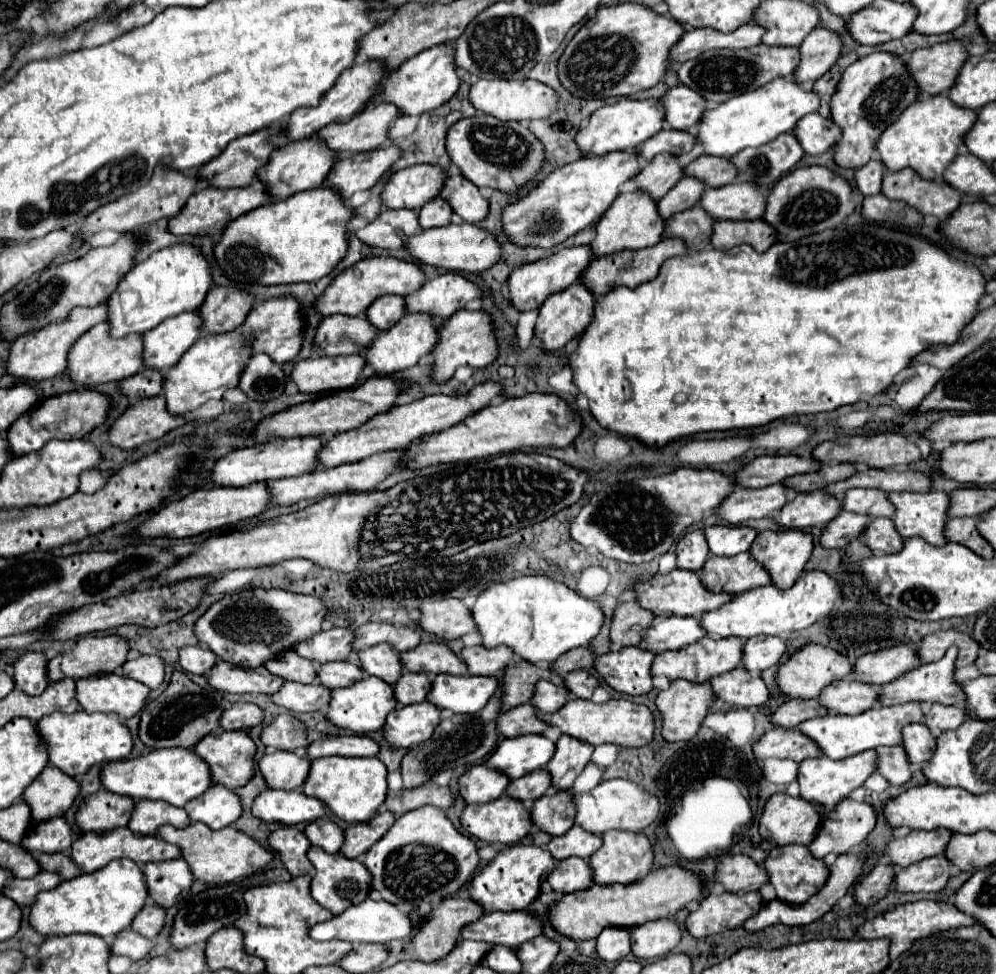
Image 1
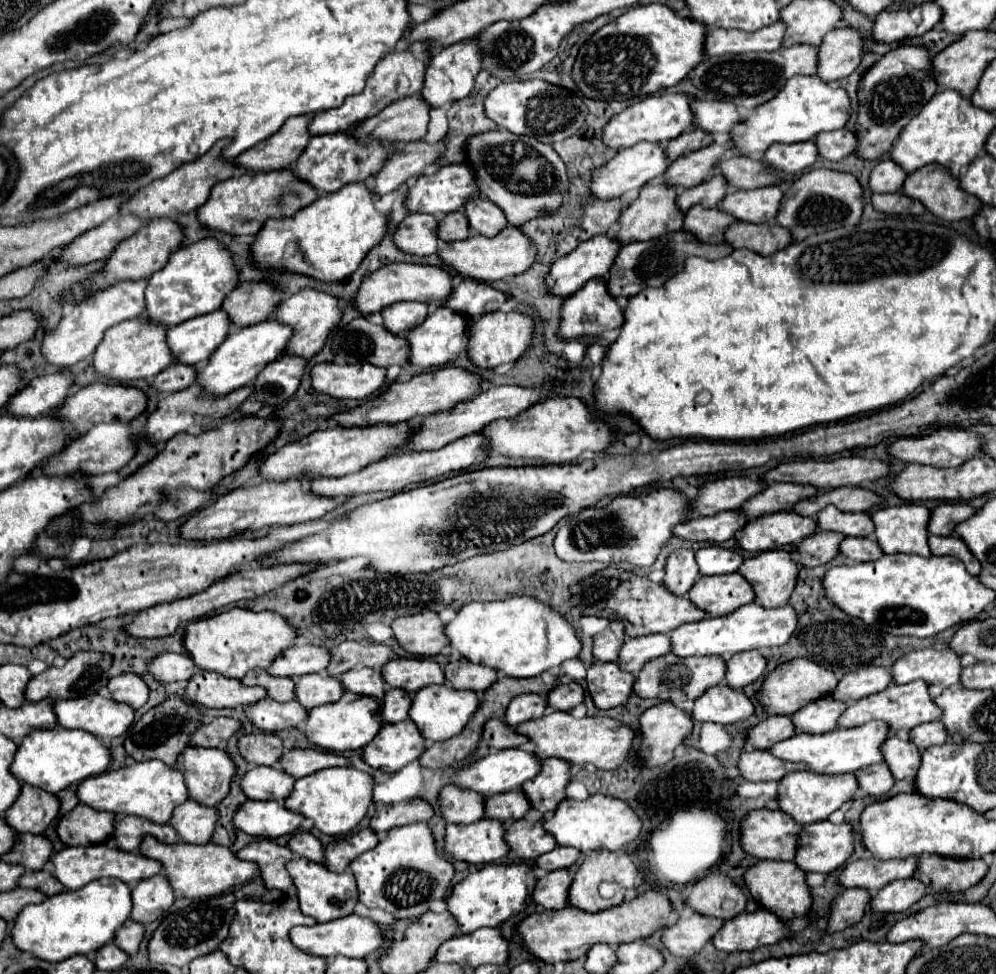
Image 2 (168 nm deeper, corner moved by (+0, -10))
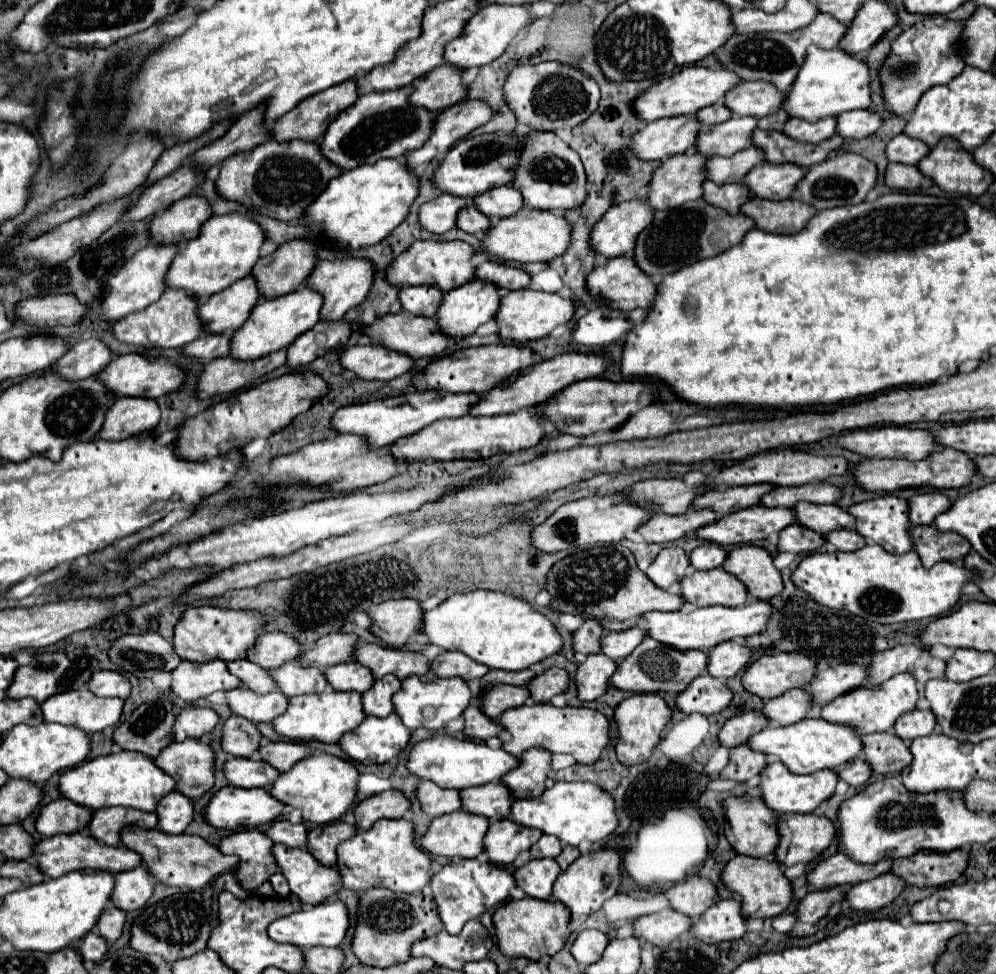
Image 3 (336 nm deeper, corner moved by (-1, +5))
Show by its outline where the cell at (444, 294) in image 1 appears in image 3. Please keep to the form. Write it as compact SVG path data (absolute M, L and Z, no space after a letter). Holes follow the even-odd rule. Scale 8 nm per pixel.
M484 262L476 268L476 278L482 280L492 280L496 282L502 290L520 290L530 286L532 276L520 268L512 268L500 262Z

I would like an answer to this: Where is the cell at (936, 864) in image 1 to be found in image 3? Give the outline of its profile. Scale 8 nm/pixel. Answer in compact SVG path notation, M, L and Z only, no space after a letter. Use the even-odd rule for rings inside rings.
M886 872L874 880L850 886L846 890L844 898L852 910L872 912L872 910L880 910L880 908L888 906L902 892L904 886L906 886L904 880Z

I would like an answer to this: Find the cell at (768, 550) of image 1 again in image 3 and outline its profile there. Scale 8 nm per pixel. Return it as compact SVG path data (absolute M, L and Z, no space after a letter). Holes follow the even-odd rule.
M736 546L724 560L724 570L736 576L756 600L770 600L782 592L780 572L772 564L772 556L758 546Z

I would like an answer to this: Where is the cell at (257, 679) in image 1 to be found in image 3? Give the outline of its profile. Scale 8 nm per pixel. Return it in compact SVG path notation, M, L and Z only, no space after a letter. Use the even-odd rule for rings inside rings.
M214 660L206 664L180 662L178 668L172 670L170 690L186 702L194 702L218 690L238 688L240 682L236 676L226 672L226 662Z

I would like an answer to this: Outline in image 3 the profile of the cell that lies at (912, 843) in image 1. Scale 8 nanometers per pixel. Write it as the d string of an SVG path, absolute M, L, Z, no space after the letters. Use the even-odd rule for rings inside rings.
M842 852L822 860L806 874L806 882L812 890L826 890L834 886L852 886L864 880L872 880L888 872L892 860L880 860L876 864L858 864Z

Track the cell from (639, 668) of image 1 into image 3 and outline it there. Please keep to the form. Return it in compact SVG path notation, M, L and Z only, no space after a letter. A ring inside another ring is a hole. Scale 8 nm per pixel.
M590 654L574 676L580 700L596 700L608 690L608 680L616 670L616 662L604 654Z

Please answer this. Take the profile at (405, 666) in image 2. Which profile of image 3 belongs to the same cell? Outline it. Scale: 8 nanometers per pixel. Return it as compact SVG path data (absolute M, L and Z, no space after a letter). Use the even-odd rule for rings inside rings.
M358 642L354 646L354 662L370 668L374 678L382 678L386 674L398 676L404 680L406 676L422 676L428 672L430 662L426 656L418 652L406 652L396 648L386 648L380 644L366 644Z

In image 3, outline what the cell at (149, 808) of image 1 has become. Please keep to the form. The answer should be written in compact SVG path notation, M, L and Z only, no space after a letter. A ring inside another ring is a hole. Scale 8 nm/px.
M102 808L102 812L94 812L88 822L88 832L102 840L102 844L120 844L120 830L124 826L140 826L140 828L156 828L158 818L154 812L138 812L134 808Z

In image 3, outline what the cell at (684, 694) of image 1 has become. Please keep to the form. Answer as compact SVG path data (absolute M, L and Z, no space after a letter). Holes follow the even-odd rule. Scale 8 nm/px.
M634 694L626 700L622 700L614 710L614 720L618 726L616 758L628 766L648 760L660 740L662 730L668 726L670 718L672 718L672 710L666 706L664 698L658 694Z

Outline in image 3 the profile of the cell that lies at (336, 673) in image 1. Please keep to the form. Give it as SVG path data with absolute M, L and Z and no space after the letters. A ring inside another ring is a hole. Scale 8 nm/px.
M296 662L282 664L270 676L274 676L274 684L288 698L300 694L318 694L328 690L328 682L324 672L318 668L302 668Z

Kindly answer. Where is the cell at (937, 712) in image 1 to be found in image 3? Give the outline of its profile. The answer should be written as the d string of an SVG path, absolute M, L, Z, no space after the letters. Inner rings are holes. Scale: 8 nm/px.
M914 710L914 712L904 712L896 724L894 724L894 734L898 734L904 742L910 742L918 736L928 736L936 728L936 718L930 710Z

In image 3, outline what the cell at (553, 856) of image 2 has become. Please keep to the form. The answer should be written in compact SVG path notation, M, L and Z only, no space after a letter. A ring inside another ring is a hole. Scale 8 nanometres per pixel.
M542 836L530 848L532 858L556 858L560 852L562 852L562 846L560 846L558 840L554 840L554 836Z

